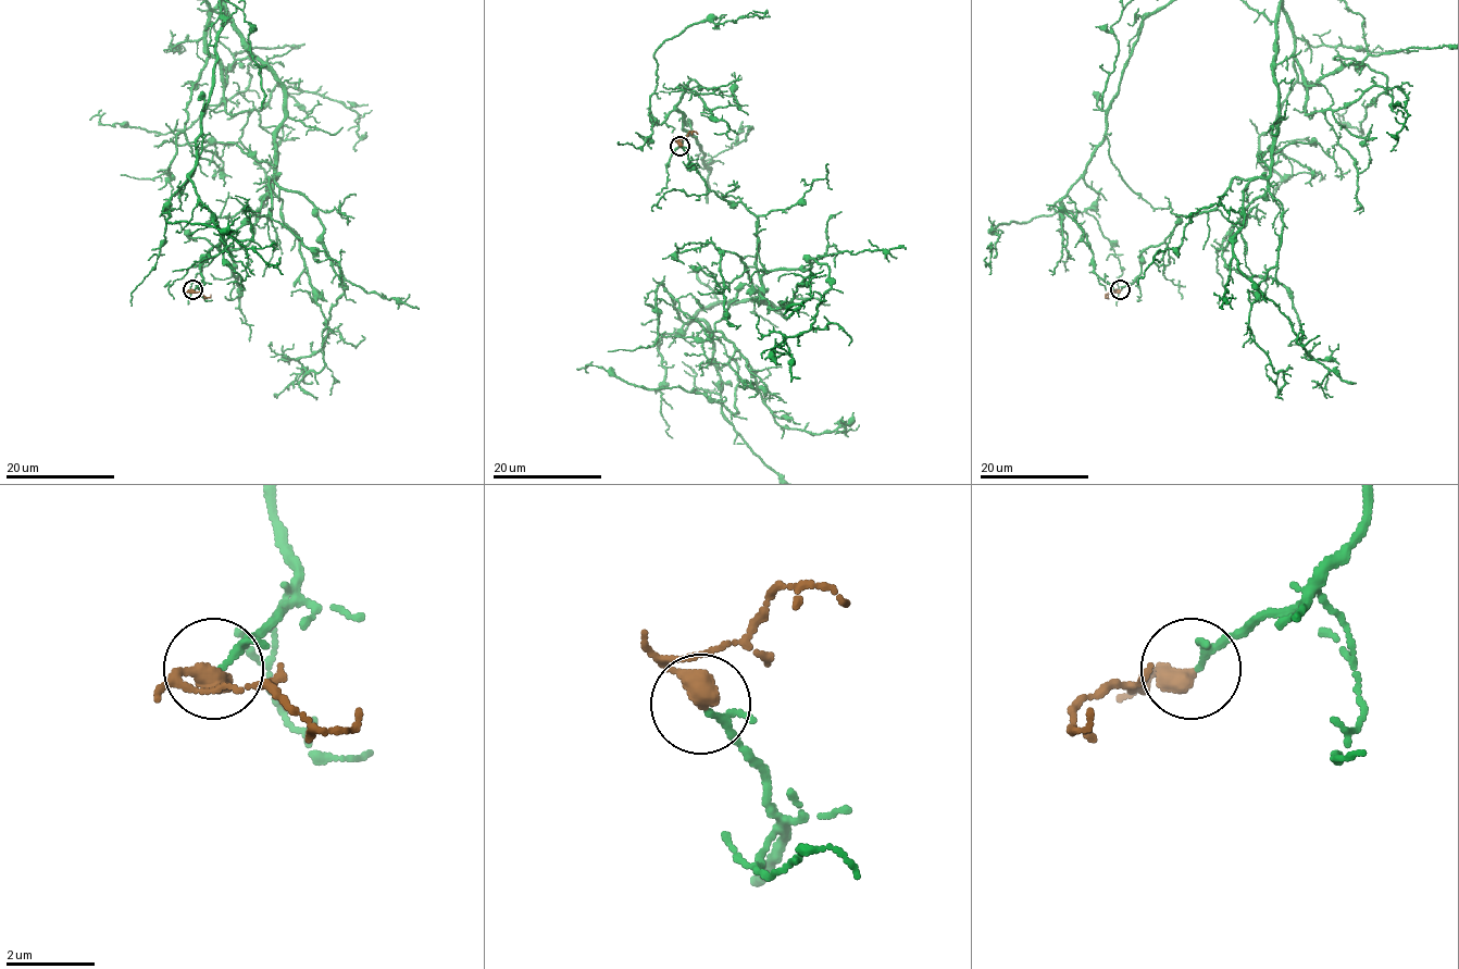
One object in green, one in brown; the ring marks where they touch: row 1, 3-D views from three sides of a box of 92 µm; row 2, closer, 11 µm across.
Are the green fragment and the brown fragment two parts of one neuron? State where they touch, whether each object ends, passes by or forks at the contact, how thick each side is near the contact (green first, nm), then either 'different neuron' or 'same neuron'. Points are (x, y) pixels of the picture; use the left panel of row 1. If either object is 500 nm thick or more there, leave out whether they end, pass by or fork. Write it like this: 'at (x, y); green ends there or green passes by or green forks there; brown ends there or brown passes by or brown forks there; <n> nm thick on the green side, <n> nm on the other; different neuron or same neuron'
at (192, 289); green passes by; brown ends there; 130 nm thick on the green side, 480 nm on the other; same neuron

